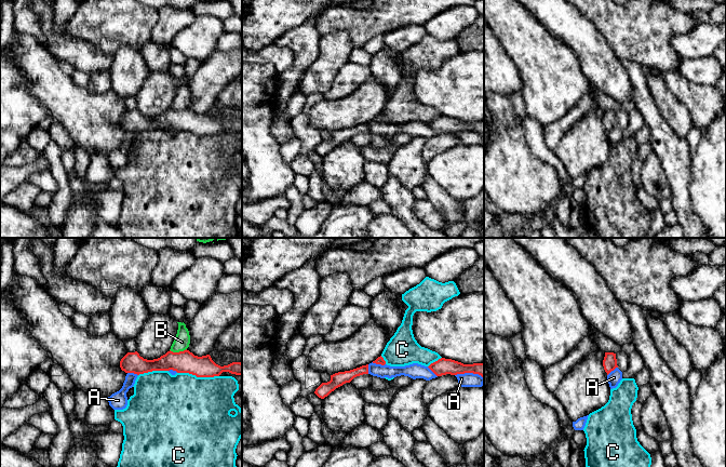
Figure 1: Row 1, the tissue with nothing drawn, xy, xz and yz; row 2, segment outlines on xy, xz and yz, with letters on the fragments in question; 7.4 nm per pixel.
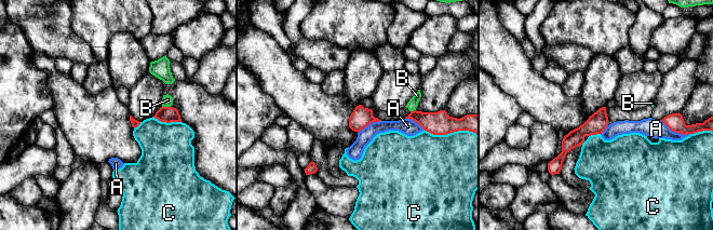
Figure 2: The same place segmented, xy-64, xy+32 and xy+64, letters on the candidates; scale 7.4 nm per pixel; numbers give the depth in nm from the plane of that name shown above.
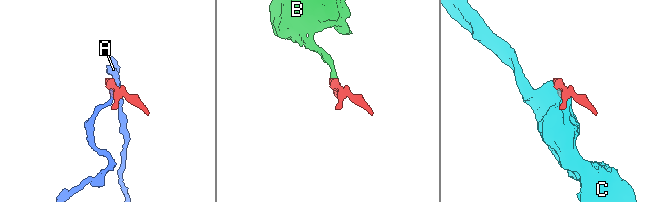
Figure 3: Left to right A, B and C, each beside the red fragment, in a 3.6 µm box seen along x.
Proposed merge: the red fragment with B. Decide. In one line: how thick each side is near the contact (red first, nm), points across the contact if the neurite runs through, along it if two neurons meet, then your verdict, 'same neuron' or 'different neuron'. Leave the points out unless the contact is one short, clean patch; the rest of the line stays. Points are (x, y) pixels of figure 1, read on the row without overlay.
160/120 nm | along xy (186, 106), (179, 109), (170, 108) | different neuron

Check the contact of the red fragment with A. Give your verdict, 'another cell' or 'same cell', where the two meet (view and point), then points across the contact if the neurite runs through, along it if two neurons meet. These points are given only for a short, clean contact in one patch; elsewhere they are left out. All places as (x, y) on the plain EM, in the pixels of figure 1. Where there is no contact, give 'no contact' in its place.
another cell; meets red in xz at (378, 121)

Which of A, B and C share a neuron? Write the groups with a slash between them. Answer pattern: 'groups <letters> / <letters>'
groups A / B / C

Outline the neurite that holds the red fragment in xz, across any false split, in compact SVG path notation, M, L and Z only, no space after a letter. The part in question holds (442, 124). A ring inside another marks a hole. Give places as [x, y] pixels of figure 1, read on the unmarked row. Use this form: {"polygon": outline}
{"polygon": "M441 116L428 124L436 134L446 132L457 133L465 131L479 132L484 135L484 121L463 122L461 120Z"}

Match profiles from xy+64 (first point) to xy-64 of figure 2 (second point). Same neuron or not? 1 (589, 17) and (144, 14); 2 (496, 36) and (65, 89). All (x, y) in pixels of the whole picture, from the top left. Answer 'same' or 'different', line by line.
1: same
2: same

